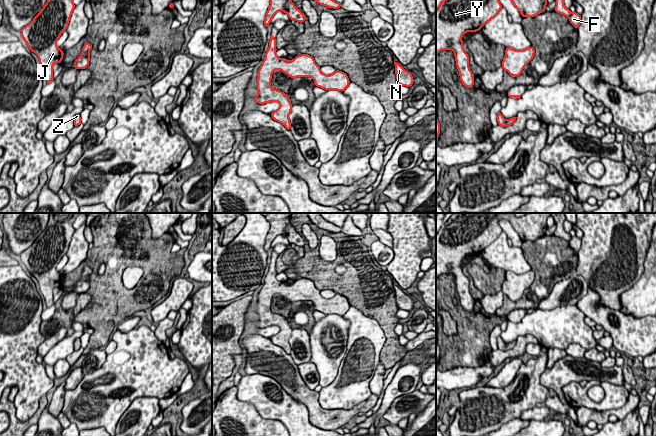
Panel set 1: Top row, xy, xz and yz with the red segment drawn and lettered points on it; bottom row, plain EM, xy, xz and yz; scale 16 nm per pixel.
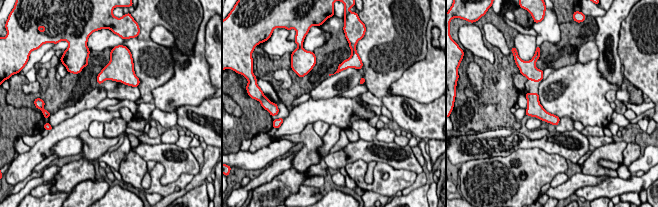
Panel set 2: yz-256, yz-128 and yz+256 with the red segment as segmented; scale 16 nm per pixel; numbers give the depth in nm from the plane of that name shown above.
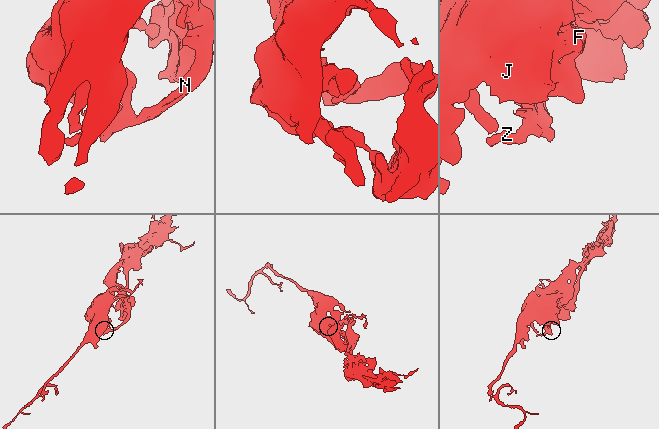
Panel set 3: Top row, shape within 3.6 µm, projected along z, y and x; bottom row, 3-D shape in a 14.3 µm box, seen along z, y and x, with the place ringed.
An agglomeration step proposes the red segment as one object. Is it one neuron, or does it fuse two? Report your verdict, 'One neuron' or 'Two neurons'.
One neuron

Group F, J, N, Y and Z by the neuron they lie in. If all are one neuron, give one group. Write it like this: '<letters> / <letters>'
F J N Y Z

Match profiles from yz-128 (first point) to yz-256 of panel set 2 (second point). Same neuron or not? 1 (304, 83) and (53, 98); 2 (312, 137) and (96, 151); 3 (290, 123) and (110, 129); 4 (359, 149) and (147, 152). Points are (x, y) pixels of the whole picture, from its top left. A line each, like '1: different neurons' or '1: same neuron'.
1: same neuron
2: same neuron
3: different neurons
4: same neuron

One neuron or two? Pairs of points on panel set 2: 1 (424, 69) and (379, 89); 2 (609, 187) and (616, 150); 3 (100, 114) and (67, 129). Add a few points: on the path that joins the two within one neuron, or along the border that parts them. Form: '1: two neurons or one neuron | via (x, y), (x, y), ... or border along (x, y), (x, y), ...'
1: two neurons | border along (409, 66), (391, 85), (390, 91), (387, 94)
2: two neurons | border along (610, 176), (617, 177)
3: one neuron | via (92, 114), (86, 116), (75, 125)

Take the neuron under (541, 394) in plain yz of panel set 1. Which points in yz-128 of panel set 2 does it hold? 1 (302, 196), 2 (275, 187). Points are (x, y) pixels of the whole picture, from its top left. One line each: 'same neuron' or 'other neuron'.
1: other neuron
2: same neuron

